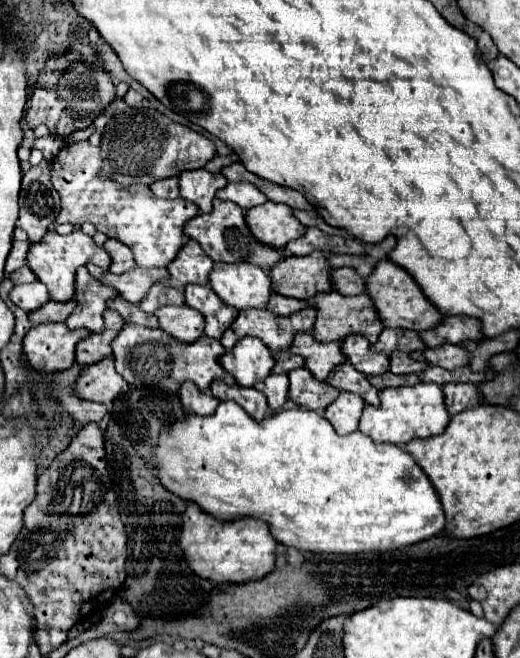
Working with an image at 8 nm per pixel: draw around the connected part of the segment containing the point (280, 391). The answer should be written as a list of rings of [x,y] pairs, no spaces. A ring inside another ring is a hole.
[[[269,375],[265,379],[265,397],[271,409],[281,409],[283,403],[287,401],[287,391],[289,391],[289,379],[287,375]]]

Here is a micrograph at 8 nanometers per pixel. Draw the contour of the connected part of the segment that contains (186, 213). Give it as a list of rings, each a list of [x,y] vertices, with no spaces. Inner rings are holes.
[[[87,141],[67,143],[59,151],[59,155],[51,163],[51,181],[57,193],[61,195],[61,213],[55,219],[55,223],[79,225],[83,221],[89,221],[95,225],[97,231],[125,243],[133,251],[137,267],[167,267],[187,241],[183,235],[183,225],[199,213],[197,205],[181,197],[173,201],[153,197],[153,193],[145,185],[133,185],[125,189],[115,181],[99,179],[99,169],[99,147],[93,147]]]

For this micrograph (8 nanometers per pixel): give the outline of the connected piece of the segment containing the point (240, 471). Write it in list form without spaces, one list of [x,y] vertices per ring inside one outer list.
[[[223,401],[223,403],[219,403],[219,407],[215,409],[213,415],[207,415],[207,417],[187,415],[185,419],[175,421],[169,429],[163,429],[159,435],[159,443],[153,447],[151,465],[157,471],[159,483],[169,493],[177,495],[179,499],[197,503],[201,511],[213,515],[219,521],[235,521],[241,517],[261,519],[263,523],[267,523],[267,527],[277,543],[283,543],[285,547],[295,547],[301,551],[303,549],[315,551],[315,553],[361,553],[361,551],[371,551],[371,549],[387,551],[387,549],[399,549],[399,547],[413,545],[417,541],[423,541],[423,539],[439,533],[441,527],[445,527],[445,515],[443,515],[441,501],[439,501],[433,485],[429,483],[427,475],[423,473],[423,469],[411,459],[411,455],[407,455],[407,451],[403,451],[401,447],[397,447],[393,443],[373,443],[361,431],[353,431],[353,433],[341,437],[335,433],[333,425],[321,413],[305,409],[305,407],[283,409],[275,415],[265,417],[263,421],[253,421],[253,417],[249,417],[245,413],[245,409],[241,409],[237,403]]]

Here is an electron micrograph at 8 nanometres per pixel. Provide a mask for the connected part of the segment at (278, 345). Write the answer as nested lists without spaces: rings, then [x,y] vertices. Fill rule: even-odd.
[[[313,305],[287,317],[277,317],[275,313],[269,313],[267,309],[245,309],[245,311],[239,311],[237,319],[223,333],[221,345],[229,351],[239,339],[251,335],[261,339],[273,353],[285,351],[289,349],[295,333],[311,331],[313,323],[315,323]]]

